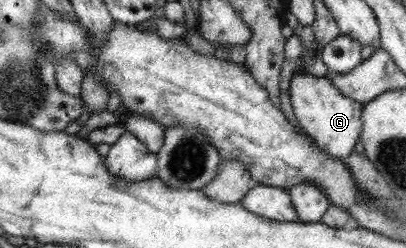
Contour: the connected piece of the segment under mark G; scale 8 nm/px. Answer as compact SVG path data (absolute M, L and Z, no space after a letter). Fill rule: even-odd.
M300 68L296 69L290 79L288 94L293 114L305 134L314 141L317 148L344 161L353 152L362 130L362 105L350 97L344 97L326 75L316 77Z

